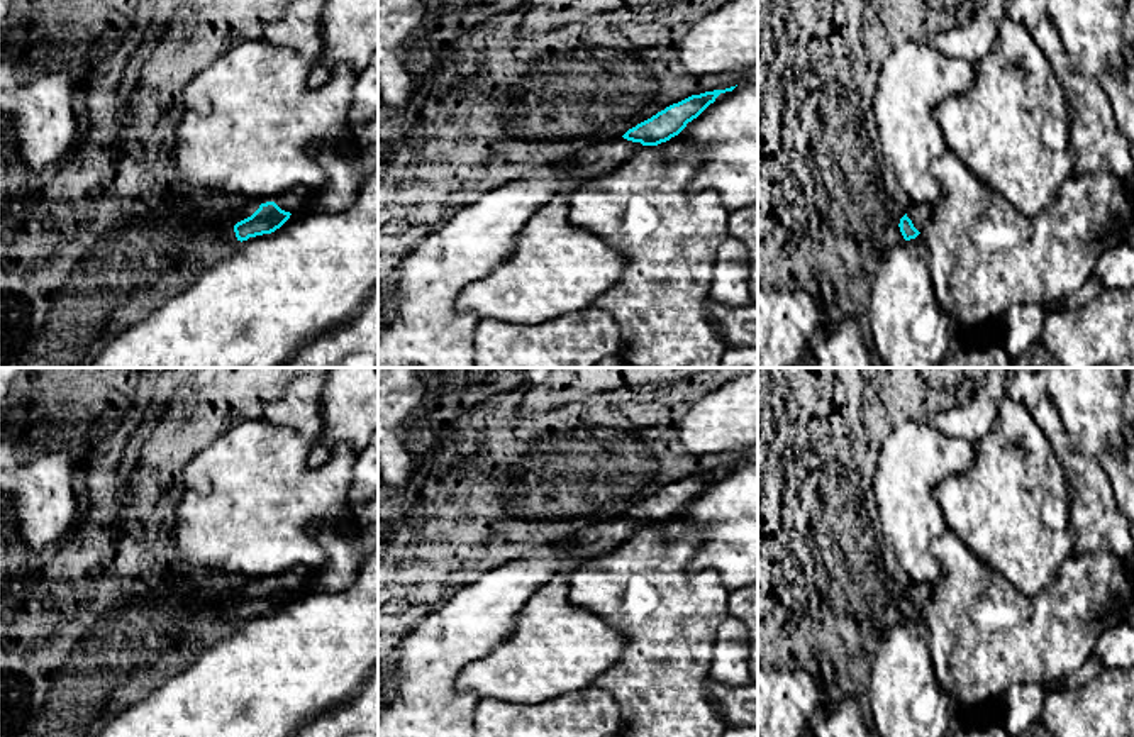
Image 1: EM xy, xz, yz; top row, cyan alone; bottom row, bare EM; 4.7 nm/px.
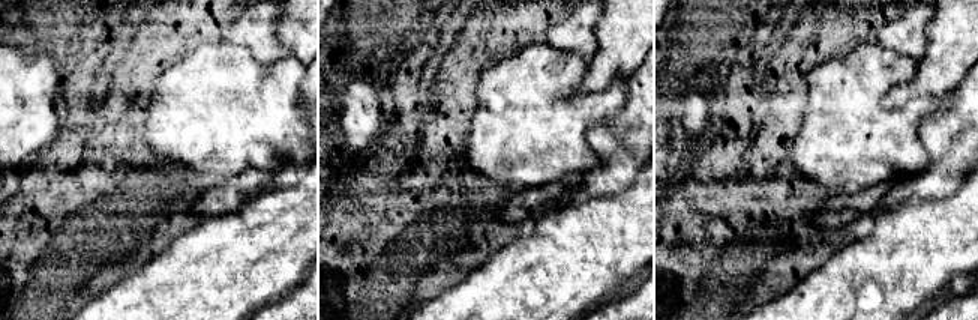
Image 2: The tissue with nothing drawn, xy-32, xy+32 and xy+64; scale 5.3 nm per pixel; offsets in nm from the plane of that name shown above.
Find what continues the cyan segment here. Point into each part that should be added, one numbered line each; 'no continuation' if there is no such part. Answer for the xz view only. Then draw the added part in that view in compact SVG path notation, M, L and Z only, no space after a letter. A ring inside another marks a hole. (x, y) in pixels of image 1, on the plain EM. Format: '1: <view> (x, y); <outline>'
1: xz (600, 537); M620 517L607 522L595 522L573 537L564 539L564 542L585 556L600 556L614 551L642 527L641 522Z

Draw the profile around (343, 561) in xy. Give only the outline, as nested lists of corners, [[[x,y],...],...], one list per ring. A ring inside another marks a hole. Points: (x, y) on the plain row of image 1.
[[[378,429],[359,451],[351,479],[349,503],[359,515],[363,544],[353,547],[334,532],[320,532],[325,562],[314,569],[317,579],[303,591],[337,591],[351,586],[363,561],[378,547]]]

